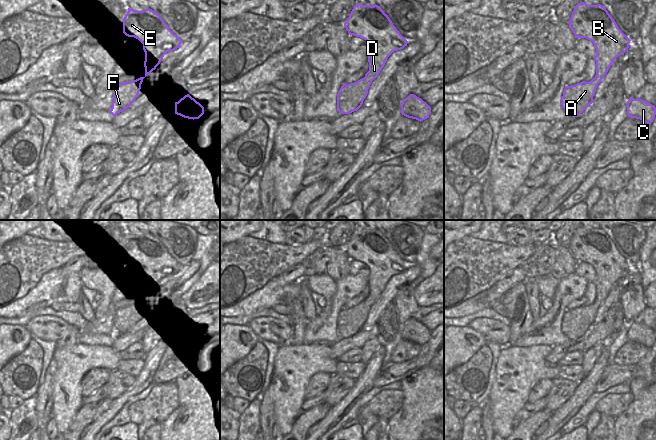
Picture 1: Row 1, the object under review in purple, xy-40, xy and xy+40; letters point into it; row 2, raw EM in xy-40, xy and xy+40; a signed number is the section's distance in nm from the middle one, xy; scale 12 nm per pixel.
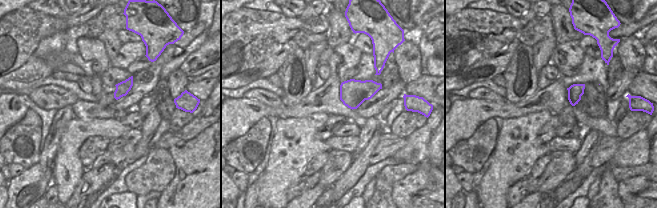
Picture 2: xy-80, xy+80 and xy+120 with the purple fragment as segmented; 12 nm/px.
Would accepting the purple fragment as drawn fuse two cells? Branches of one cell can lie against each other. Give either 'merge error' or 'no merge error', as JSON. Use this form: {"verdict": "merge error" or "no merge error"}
{"verdict": "no merge error"}

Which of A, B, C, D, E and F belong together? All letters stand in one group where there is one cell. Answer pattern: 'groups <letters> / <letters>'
groups A B C D E F

